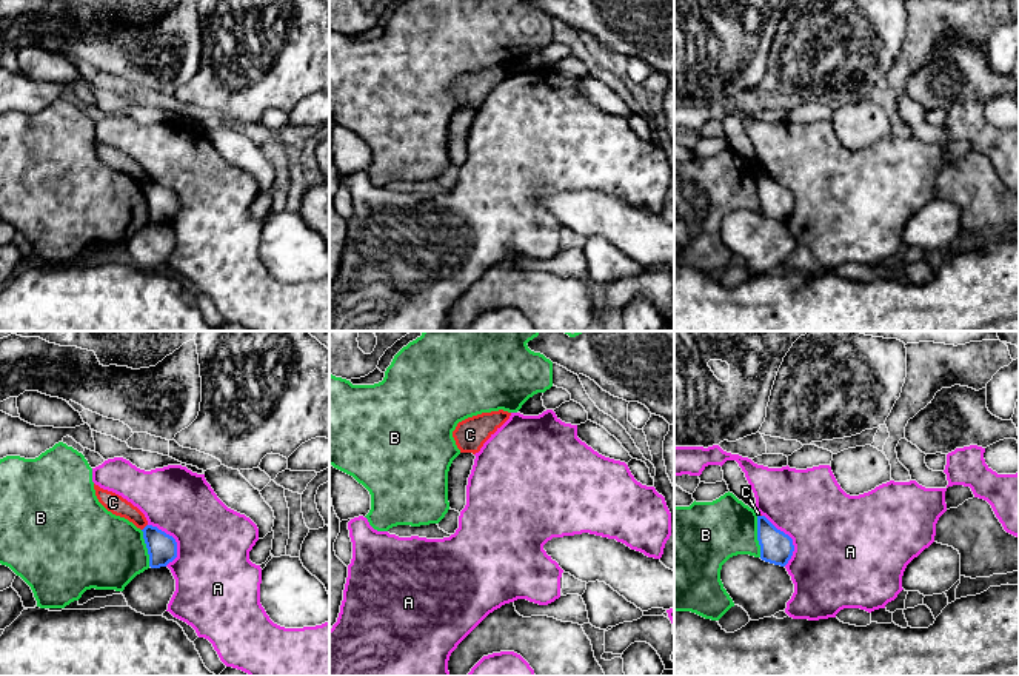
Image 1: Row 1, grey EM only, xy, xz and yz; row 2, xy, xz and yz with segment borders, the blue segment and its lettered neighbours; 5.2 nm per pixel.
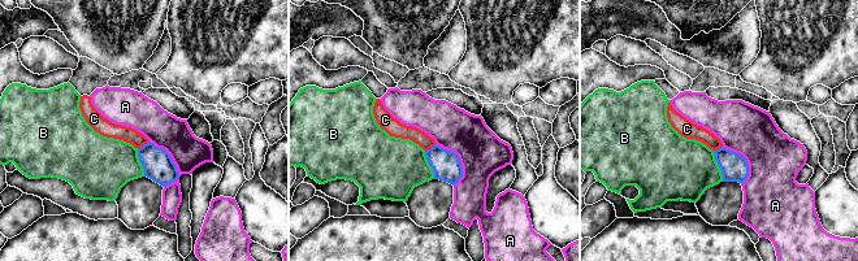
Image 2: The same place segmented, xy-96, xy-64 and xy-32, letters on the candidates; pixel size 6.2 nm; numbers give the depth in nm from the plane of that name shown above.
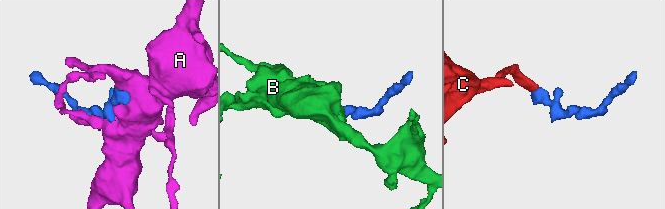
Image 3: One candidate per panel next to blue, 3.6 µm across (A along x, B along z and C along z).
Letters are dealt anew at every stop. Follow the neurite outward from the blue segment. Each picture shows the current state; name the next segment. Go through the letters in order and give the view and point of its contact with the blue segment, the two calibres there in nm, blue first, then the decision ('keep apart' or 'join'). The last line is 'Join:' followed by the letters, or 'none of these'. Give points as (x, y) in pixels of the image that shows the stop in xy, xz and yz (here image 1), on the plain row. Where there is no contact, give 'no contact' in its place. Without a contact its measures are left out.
A: contact yz (790, 193); calibres 170 and 460 nm; keep apart
B: contact yz (758, 191); calibres 170 and 320 nm; keep apart
C: contact xy (145, 182); calibres 160 and 100 nm; keep apart
Join: none of these

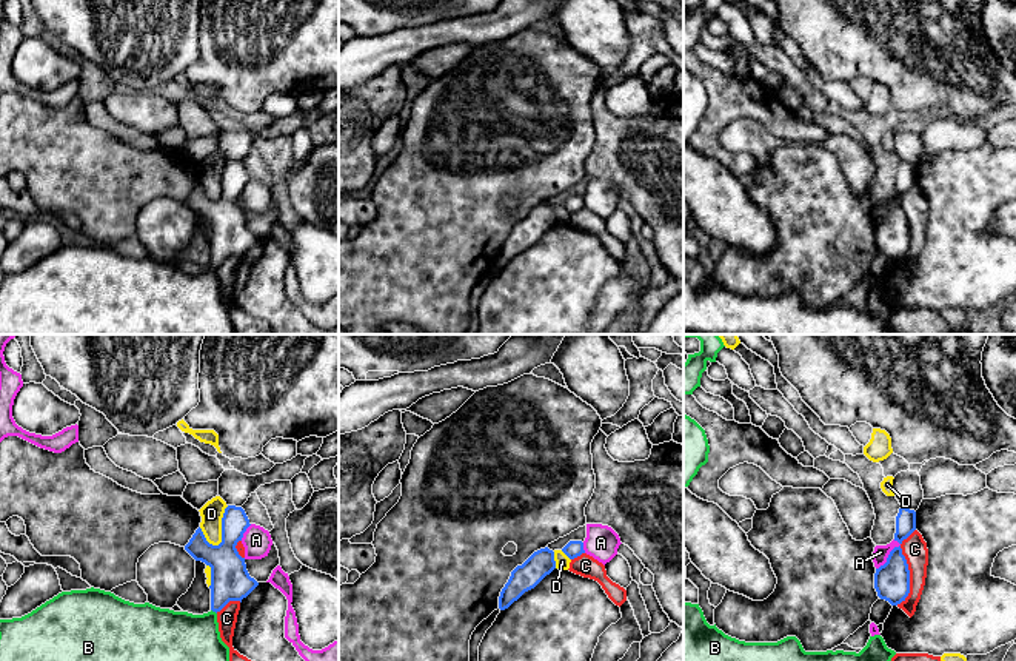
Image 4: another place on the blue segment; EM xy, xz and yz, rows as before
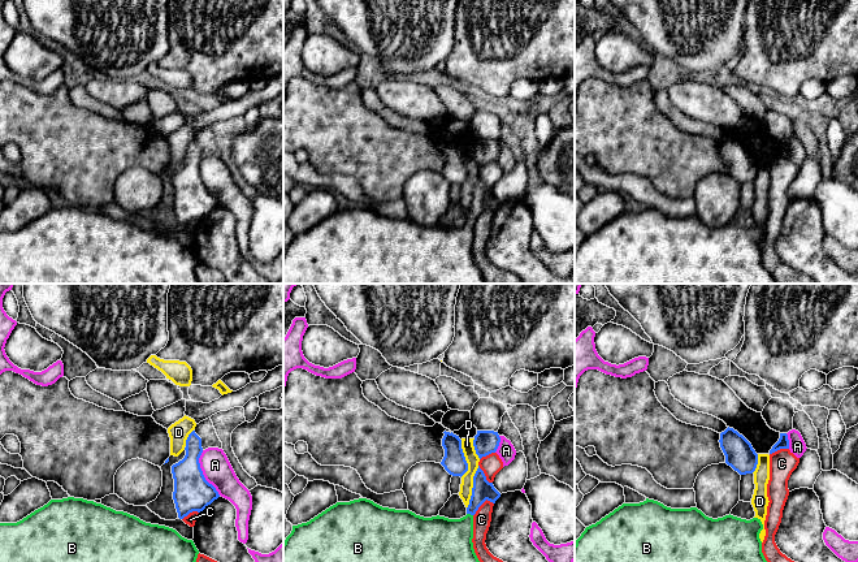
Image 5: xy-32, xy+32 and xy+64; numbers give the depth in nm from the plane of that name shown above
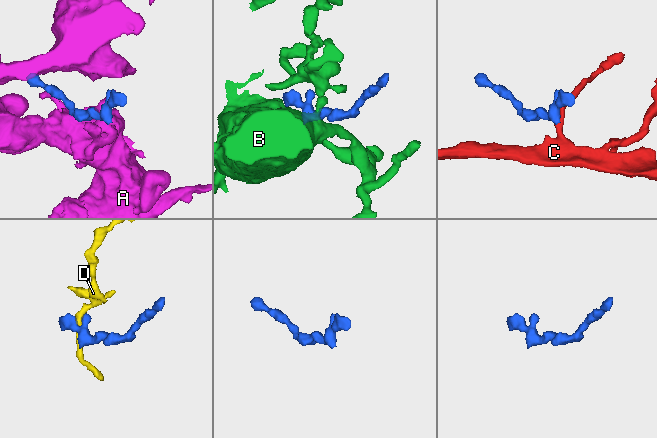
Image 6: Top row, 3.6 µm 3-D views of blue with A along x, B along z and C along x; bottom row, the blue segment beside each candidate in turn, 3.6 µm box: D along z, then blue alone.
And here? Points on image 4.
A: contact yz (888, 210); calibres 190 and 80 nm; keep apart
B: contact xy (214, 265); calibres 200 and 380 nm; join
C: contact yz (907, 222); calibres 190 and 130 nm; keep apart
D: contact xy (222, 182); calibres 190 and 120 nm; keep apart
Join: B

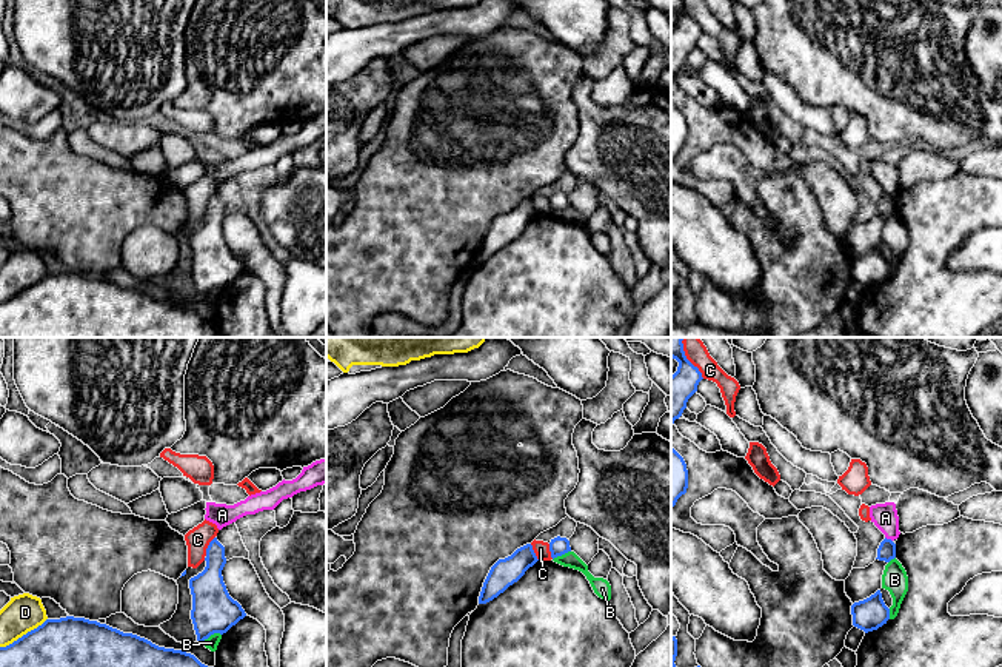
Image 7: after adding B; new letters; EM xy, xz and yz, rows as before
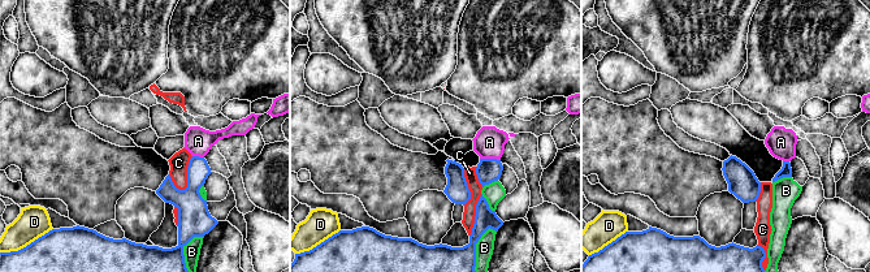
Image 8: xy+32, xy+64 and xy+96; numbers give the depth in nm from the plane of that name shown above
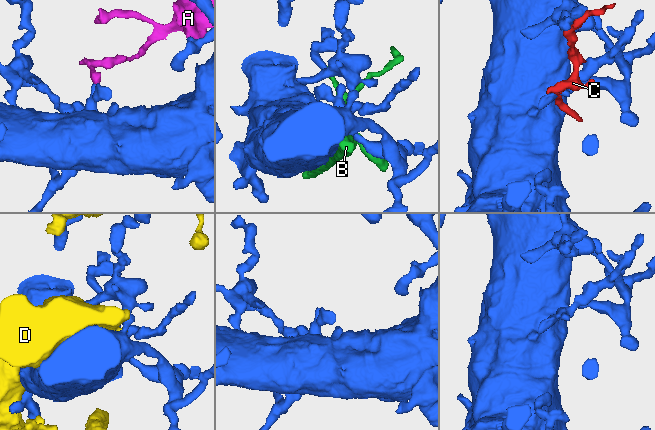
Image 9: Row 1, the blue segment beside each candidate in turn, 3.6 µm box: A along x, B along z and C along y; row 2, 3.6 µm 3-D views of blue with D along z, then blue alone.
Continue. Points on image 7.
A: contact yz (888, 194); calibres 100 and 130 nm; keep apart
B: contact xy (211, 288); calibres 220 and 70 nm; keep apart
C: contact xy (208, 201); calibres 180 and 130 nm; keep apart
D: contact xy (23, 290); calibres 500 and 190 nm; keep apart
Join: none of these

